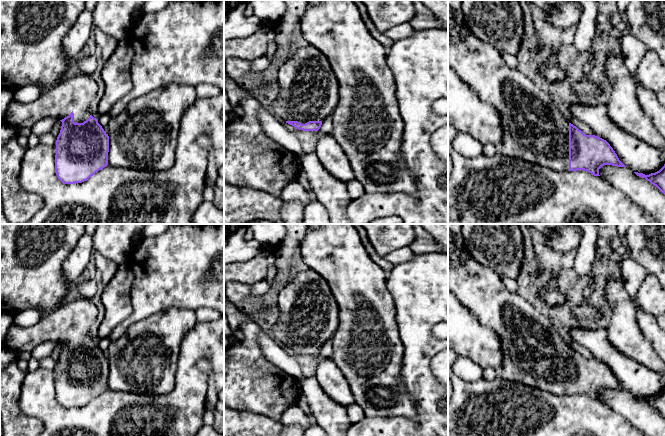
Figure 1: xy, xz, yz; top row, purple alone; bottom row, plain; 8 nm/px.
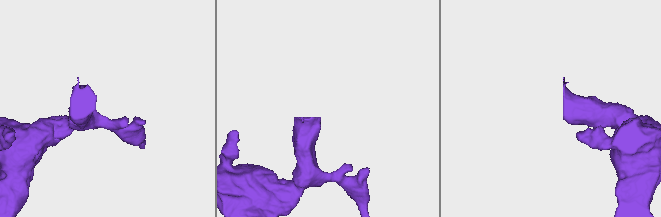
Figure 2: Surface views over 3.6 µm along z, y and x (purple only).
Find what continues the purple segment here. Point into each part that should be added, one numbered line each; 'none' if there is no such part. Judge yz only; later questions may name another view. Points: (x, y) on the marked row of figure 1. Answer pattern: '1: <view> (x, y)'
1: yz (535, 130)

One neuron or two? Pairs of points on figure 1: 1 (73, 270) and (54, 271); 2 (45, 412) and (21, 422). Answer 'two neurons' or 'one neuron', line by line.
1: two neurons
2: two neurons

